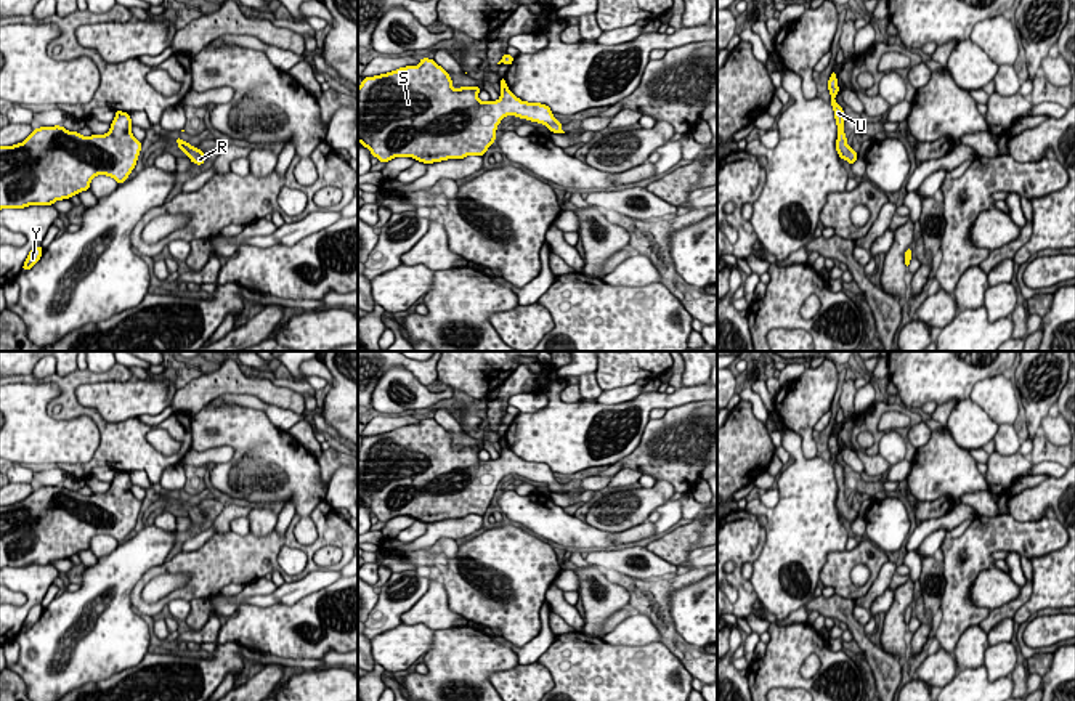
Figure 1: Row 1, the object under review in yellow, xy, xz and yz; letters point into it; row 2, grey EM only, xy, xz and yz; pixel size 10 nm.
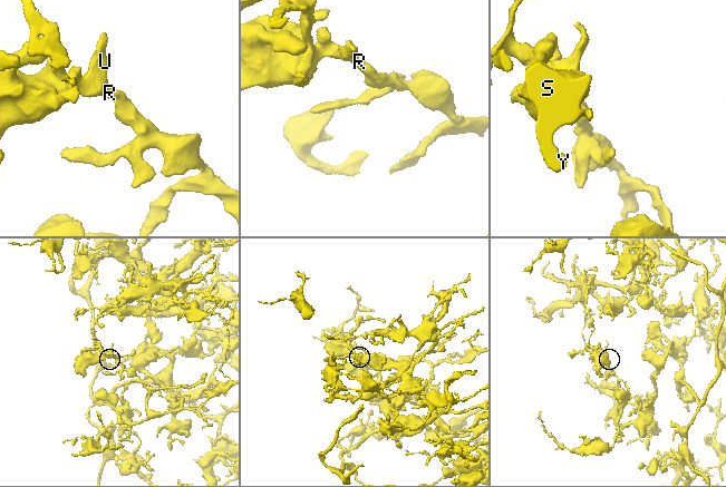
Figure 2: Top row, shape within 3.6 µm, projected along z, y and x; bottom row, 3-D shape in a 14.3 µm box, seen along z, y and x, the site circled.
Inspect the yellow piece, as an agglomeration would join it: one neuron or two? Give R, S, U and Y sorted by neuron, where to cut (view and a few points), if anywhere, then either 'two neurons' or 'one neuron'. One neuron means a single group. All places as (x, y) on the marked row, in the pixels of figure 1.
R S U Y | no cut | one neuron

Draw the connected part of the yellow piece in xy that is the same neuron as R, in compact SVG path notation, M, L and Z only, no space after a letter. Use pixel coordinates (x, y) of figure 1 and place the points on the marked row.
M176 136L176 144L191 159L193 164L202 165L205 162L204 152L191 146L188 141L183 141L180 136Z

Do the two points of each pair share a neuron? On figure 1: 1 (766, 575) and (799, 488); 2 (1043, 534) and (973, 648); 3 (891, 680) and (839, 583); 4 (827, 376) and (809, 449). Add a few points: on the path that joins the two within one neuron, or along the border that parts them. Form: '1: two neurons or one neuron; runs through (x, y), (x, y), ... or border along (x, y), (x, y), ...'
1: one neuron; runs through (786, 554), (799, 539), (799, 509)
2: two neurons; border along (977, 624), (971, 624), (965, 631), (952, 653)
3: two neurons; border along (835, 592), (854, 602)
4: one neuron; runs through (812, 393), (807, 398), (807, 432)

